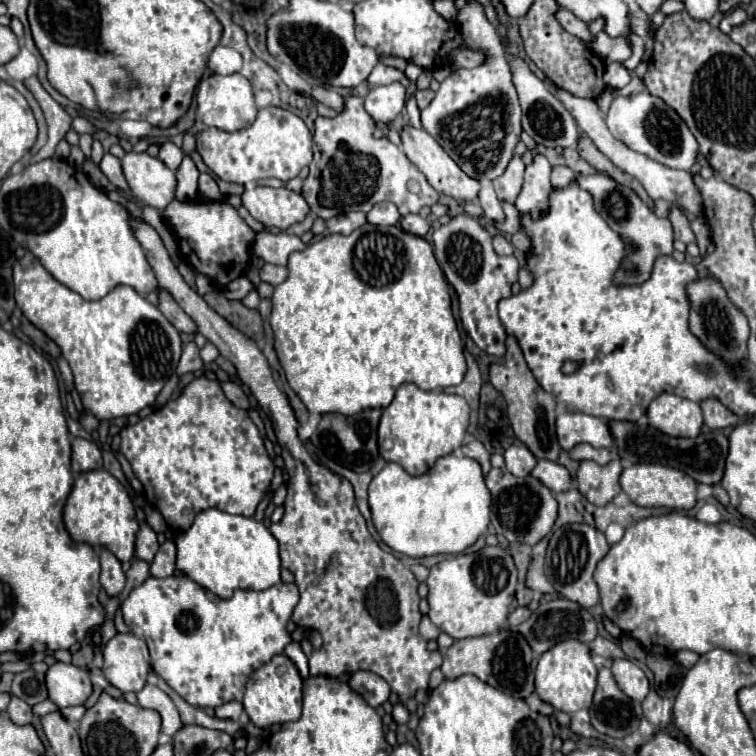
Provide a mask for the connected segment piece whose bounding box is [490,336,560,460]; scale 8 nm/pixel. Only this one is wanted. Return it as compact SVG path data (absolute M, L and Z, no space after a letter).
M514 336L506 338L504 362L490 364L490 382L504 396L504 400L508 404L508 418L510 418L516 438L522 440L536 458L558 460L560 444L556 440L556 398L552 394L544 392L544 388L540 388L540 384L532 376L530 368L526 366L526 360L524 360Z

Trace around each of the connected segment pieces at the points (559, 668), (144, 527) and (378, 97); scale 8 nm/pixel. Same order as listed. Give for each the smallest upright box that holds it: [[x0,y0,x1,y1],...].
[[536,640,598,714],[136,522,158,562],[364,82,406,122]]

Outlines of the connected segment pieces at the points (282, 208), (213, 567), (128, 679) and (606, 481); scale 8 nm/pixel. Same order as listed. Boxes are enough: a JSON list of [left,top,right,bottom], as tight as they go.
[[242,188,310,230],[176,508,280,598],[102,634,150,692],[576,460,622,506]]

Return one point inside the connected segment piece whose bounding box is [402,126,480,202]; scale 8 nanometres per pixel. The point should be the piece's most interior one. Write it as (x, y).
(443, 174)

